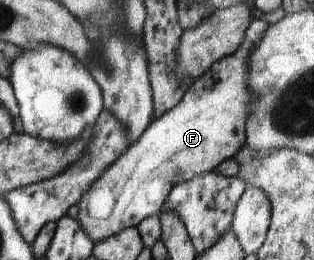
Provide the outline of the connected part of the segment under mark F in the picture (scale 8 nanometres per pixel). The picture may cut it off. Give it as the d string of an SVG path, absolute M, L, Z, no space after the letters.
M265 18L254 19L247 30L243 45L231 57L224 57L214 68L204 73L203 77L193 81L179 104L162 116L154 118L135 145L130 144L123 156L91 186L91 190L78 203L78 220L82 230L86 230L94 242L107 241L122 230L137 228L140 222L159 215L177 185L215 171L219 164L232 159L243 149L247 141L247 121L251 117L252 102L255 101L255 88L252 86L250 74L251 57L269 29Z

